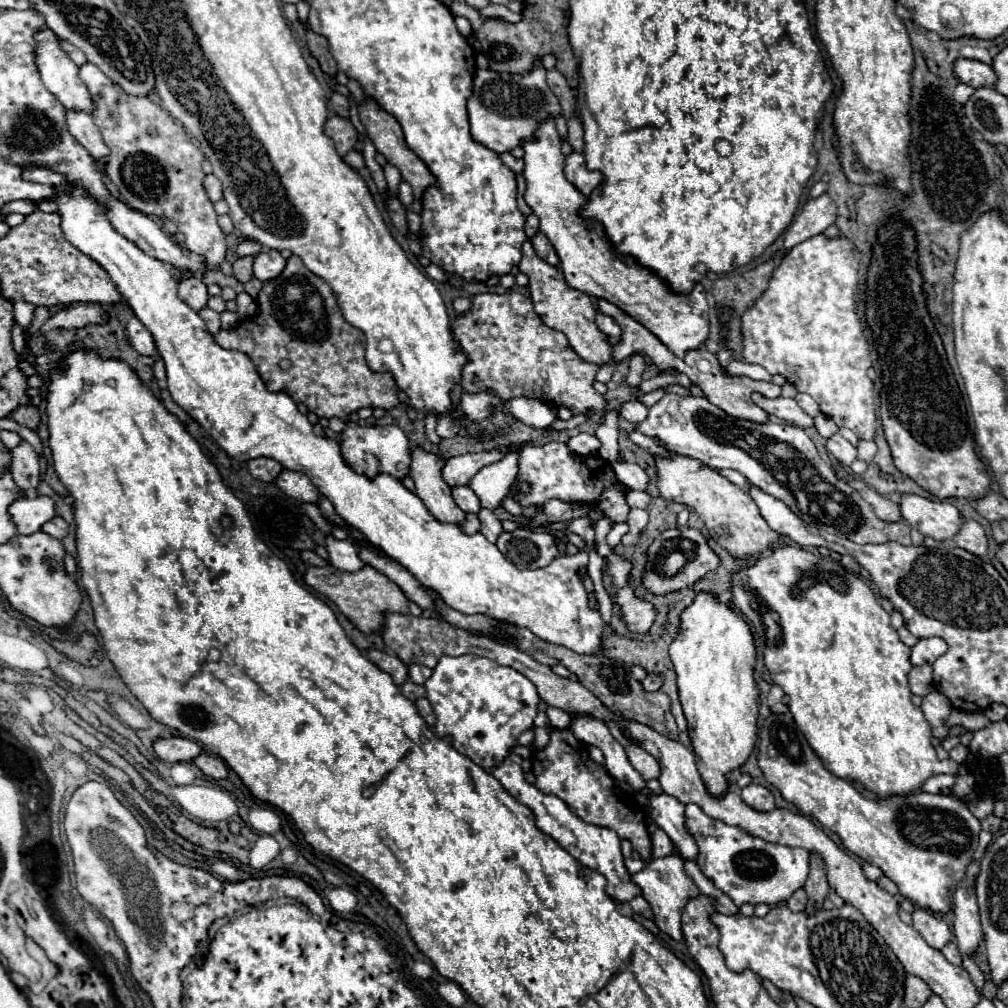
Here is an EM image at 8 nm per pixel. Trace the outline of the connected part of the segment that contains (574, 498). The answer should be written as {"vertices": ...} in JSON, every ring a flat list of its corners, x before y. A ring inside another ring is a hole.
{"vertices":[[551,441,541,447,523,447,519,449,519,473,515,483,509,489,509,497,513,497,523,507,543,507,549,499,559,499,565,503,581,503,581,505,597,505,601,493,605,489,627,489,617,477,611,465,599,455,575,455,569,451,567,443],[519,483,527,483,529,491,519,491]]}

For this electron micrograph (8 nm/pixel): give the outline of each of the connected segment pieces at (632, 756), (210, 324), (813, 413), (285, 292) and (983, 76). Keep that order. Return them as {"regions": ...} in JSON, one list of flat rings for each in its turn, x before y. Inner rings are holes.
{"regions":[[[609,723,609,729,611,729,611,733,619,739,619,743,623,745,623,749,625,749,625,753,627,753,627,757,629,757,629,763,643,775,643,779,645,779,645,781,657,779,657,777,659,777,659,771,661,771,657,759,655,759,653,755,649,755,645,749,637,747,635,743,631,743,625,735,621,735,615,723]],[[203,307,203,309,199,311,199,315,205,319,207,329,215,335,215,333,219,331,219,313,215,313,215,311,213,311,213,309,209,309,209,307]],[[798,393,795,400,797,401,798,405,811,417,814,418,821,413,819,406,811,396]],[[291,255,287,259,287,267,283,269,283,273,277,279,263,283,263,289,259,291,259,297,257,297,257,305,259,305,259,311,257,311,255,319,245,319,233,329,221,329,215,335,215,341,225,349,237,349,237,351,249,355,249,359,255,363,263,383,269,391,287,393,295,401,305,403,307,409,313,411,317,417,325,417,325,419,331,419,331,417,347,419,349,413,353,413,361,407,371,407,371,409,381,407,381,409,389,411,399,403,399,397,397,397,399,387,397,387,393,375,377,373,367,367,365,349,363,349,363,345,365,345,363,331,355,329,341,317,339,305,335,301,331,287,323,279,313,275,299,257],[285,357,291,359,293,365,287,371,281,371,279,359,285,359]],[[957,59,955,61,955,75,959,77,961,83,971,85,971,87,993,87,997,81,995,71,991,65,985,65,981,61,973,59]]]}

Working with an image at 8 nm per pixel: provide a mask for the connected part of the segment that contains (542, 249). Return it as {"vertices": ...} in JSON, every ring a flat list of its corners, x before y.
{"vertices":[[537,231,535,233,535,237,531,239,531,243,533,243,533,247,535,247,535,251,537,251,537,255,543,259,543,261,547,261,549,265,559,265,559,257,557,257,557,253,555,253,555,249,553,249,553,245,549,243,549,239,541,233,541,231]]}

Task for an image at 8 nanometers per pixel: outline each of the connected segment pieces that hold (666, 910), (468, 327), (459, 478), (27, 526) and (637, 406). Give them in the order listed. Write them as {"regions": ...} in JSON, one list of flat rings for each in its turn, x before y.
{"regions":[[[667,855,661,859,653,859,645,869,641,869,639,873,633,875,633,881,641,887,643,897,649,901,653,913,655,913,655,923,657,927,667,933,671,939,681,941,683,933,681,933,681,911,685,907,685,903,699,895,699,889,695,887,695,883,685,875,683,869,683,859,677,855]],[[509,291,503,295,495,295,495,293,475,295,471,303,473,303,471,311,467,315,457,317,453,323,453,339,459,341,461,351,467,355,467,363,463,365,461,371,463,391,467,393,491,391,501,399,533,397,533,399,543,399,553,407,567,405,573,409,573,413,581,413,587,409,595,413,605,409,605,397,593,389,593,381,595,381,595,373,599,371,599,365,579,359,579,355,569,347,567,337,561,331,555,331,541,321,541,317,533,309,531,299,527,299,521,293]],[[497,449,493,451,483,451,483,453,475,453,475,455,457,455,457,457,449,457,445,459,443,465,443,479,447,485,455,487,455,485,467,485,469,479,483,467,489,463,495,463,503,459,503,453,499,453]],[[19,497,9,507,11,521,17,527,19,535,31,535,41,529,43,523,51,521,55,517,55,503,49,497]],[[627,401,627,403,621,405,619,413,621,413,627,421,631,421,631,423,637,425,637,423,641,423,643,419,647,419,649,409,647,409,643,403,639,403,639,401]]]}

